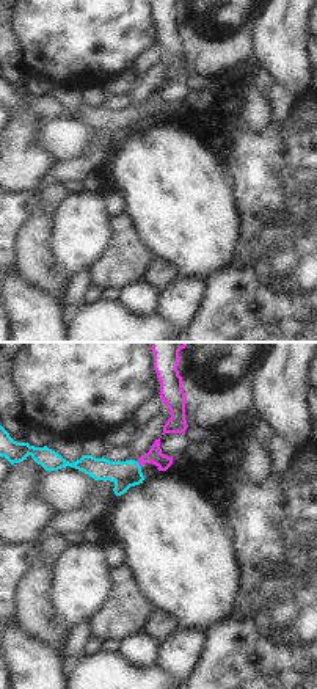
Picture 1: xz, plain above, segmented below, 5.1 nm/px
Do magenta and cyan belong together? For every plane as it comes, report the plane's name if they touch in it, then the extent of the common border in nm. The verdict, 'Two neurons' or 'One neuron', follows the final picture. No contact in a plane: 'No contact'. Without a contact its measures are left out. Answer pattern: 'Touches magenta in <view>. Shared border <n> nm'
Touches magenta in xz. Shared border 40 nm.

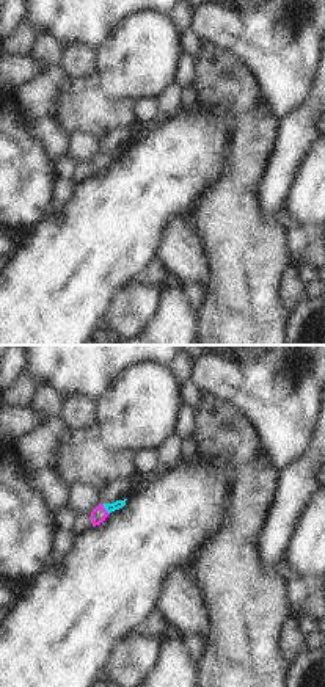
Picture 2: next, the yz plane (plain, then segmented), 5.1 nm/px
Touches magenta in yz. Shared border 70 nm.

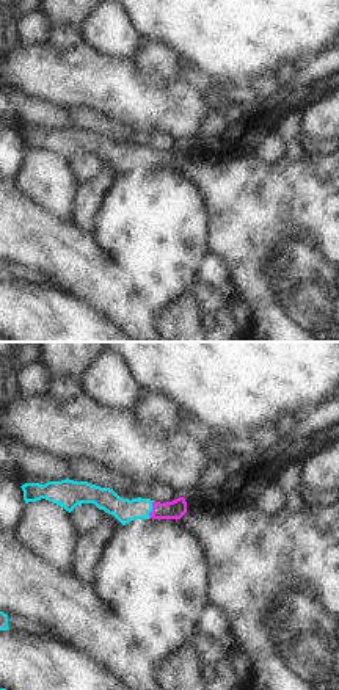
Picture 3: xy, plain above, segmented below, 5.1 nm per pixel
Touches magenta in xy. Shared border 90 nm.

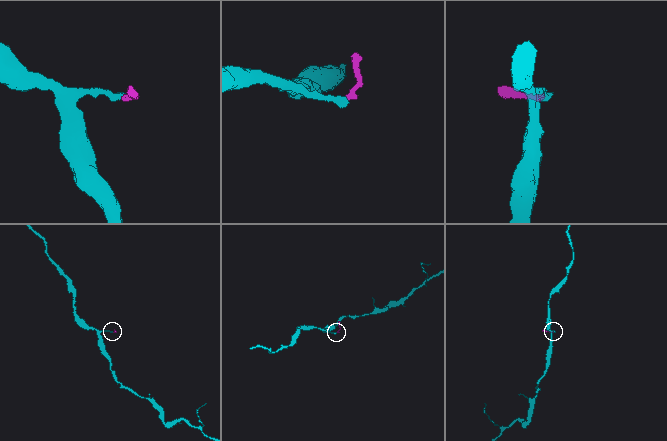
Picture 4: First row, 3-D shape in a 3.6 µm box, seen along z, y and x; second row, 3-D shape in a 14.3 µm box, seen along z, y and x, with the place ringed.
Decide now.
One neuron.

